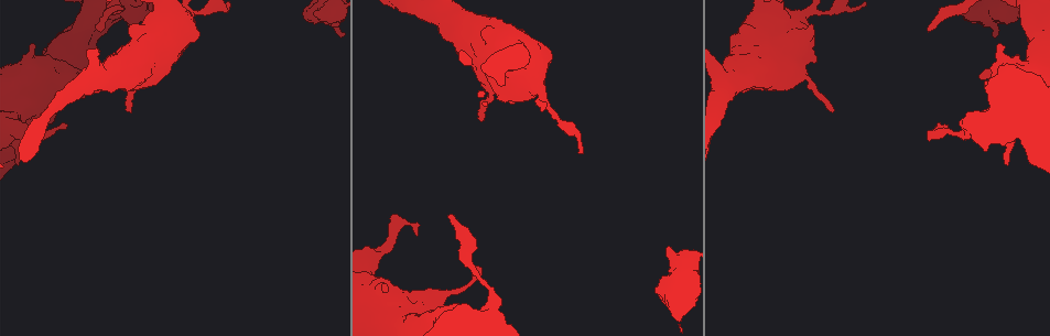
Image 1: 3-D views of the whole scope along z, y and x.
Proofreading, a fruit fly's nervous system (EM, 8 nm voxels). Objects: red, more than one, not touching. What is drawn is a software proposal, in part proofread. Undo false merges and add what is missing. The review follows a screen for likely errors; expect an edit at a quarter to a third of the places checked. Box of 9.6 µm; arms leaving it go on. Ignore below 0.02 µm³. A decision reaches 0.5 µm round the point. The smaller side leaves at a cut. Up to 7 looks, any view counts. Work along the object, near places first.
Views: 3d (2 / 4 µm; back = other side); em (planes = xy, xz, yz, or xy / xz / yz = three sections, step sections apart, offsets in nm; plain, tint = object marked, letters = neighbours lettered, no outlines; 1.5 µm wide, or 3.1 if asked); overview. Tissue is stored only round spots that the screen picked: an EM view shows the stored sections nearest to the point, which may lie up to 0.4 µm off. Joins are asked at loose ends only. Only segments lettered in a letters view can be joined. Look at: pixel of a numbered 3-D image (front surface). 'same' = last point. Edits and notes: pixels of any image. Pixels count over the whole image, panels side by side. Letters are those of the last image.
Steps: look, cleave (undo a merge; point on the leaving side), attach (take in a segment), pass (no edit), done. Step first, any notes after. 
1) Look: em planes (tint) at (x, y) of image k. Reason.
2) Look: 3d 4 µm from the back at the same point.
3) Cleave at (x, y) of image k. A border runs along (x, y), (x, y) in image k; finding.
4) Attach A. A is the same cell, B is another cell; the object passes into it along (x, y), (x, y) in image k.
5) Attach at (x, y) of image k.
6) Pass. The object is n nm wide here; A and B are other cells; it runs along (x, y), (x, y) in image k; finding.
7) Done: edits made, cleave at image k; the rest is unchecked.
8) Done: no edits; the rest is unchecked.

Look: 3d 4 µm at (666, 250) of image 1. Thick end.

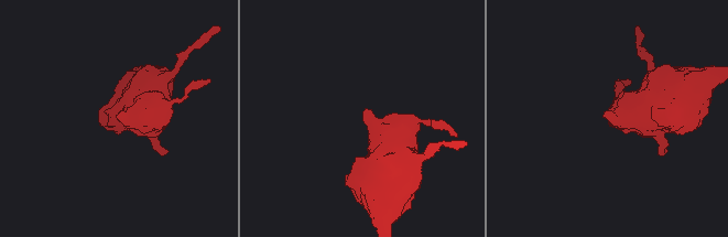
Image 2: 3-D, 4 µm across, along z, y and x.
Look: em xz step 8 (letters) at (118, 117) of image 2. Now the EM.

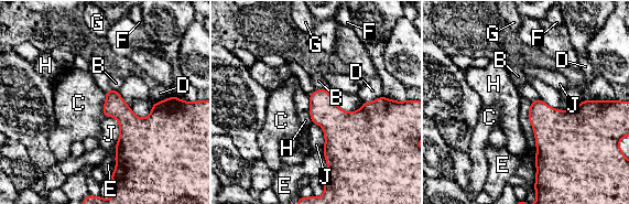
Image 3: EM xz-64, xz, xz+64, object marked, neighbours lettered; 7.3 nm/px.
Look: em planes (letters) at the same point.

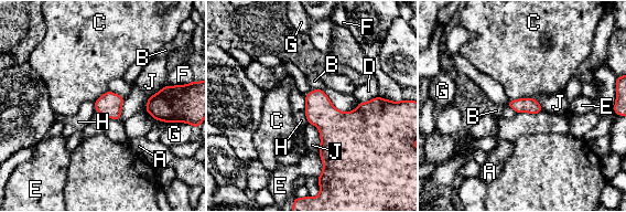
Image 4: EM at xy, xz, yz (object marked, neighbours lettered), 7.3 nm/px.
Pass. A, B, C, D, E, F, G, H and J are other cells; a border runs along (304, 96), (305, 118), (309, 123) in image 4; none of them fits.

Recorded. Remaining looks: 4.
Look: em xz step 4 (letters) at (448, 215) of image 1. Long arm stops here.

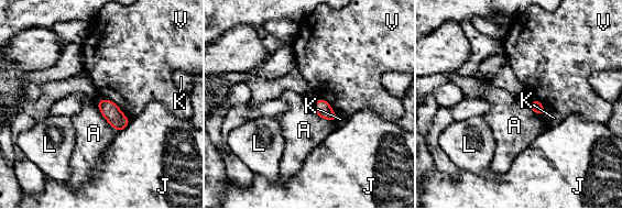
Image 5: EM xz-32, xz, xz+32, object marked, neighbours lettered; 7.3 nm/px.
Look: em planes (letters) at the same point.

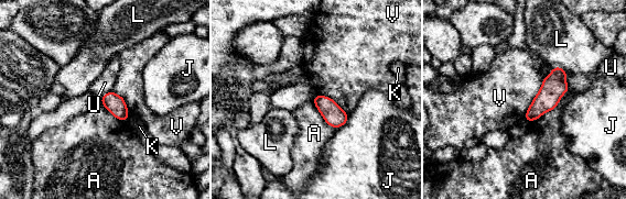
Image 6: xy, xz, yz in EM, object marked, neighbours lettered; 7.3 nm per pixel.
Pass. A, J, K, L, U and V are other cells; a border runs along (544, 78), (525, 119) in image 6; no lettered segment goes on from it.

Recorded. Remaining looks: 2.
Look: em 3.1 µm yz step 16 (tint) at (479, 271) of image 1. Thin end.

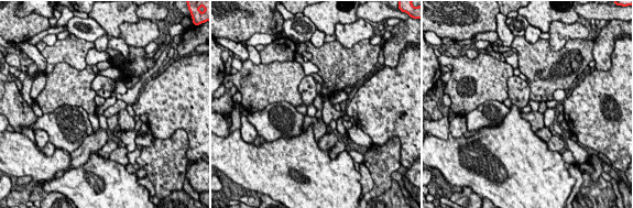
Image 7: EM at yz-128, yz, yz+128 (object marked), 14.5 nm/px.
Look: em 3.1 µm planes (letters) at the same point. Another direction.

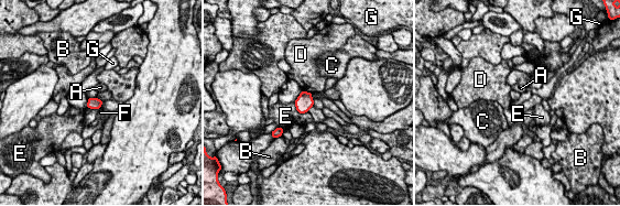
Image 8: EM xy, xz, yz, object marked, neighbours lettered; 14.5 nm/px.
Pass. A, B, C, D, E, F and G are other cells; a border runs along (303, 90), (311, 94) in image 8; no lettered segment goes on from it.

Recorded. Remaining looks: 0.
Done: no edits; the rest is unchecked.

